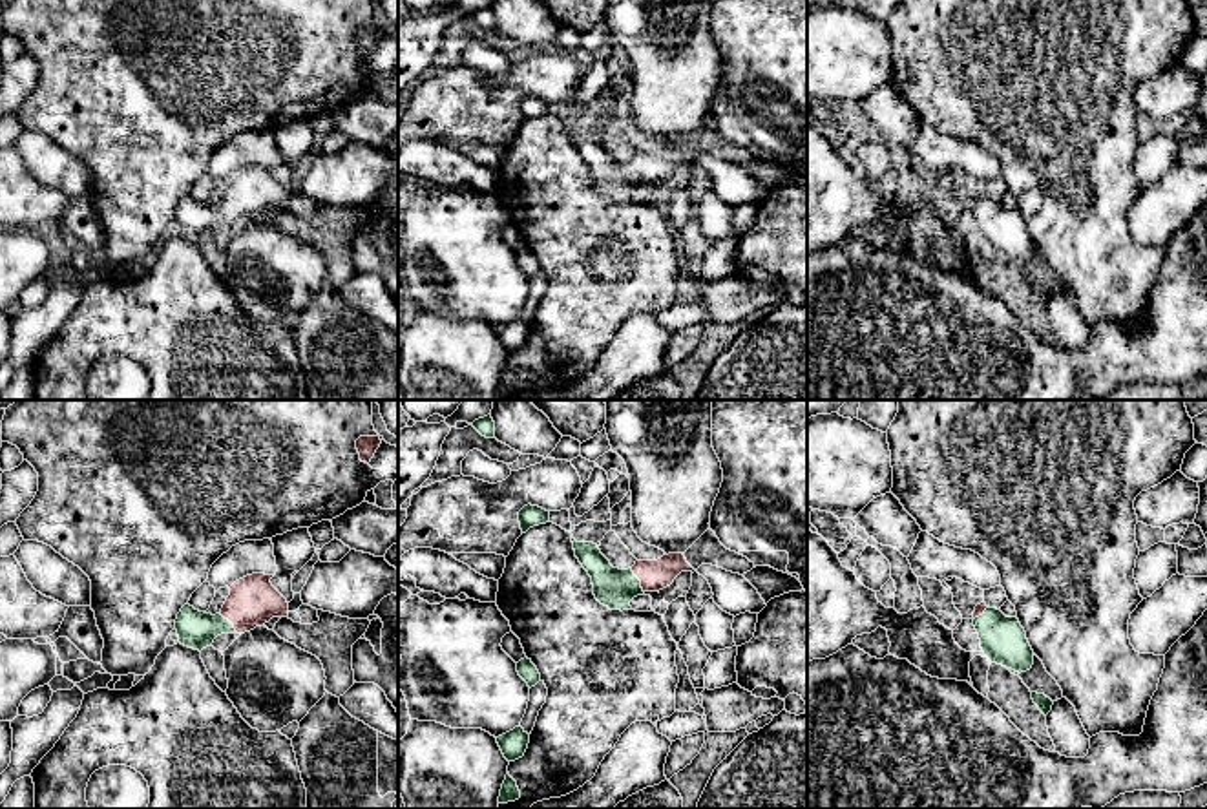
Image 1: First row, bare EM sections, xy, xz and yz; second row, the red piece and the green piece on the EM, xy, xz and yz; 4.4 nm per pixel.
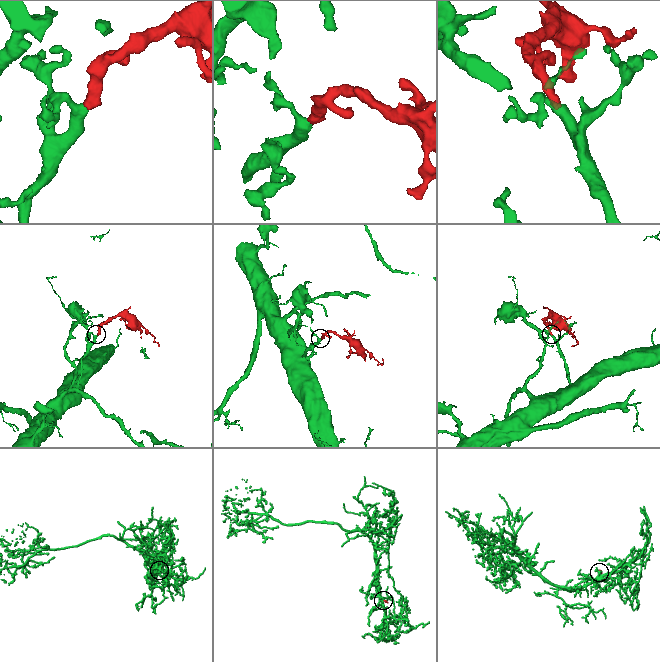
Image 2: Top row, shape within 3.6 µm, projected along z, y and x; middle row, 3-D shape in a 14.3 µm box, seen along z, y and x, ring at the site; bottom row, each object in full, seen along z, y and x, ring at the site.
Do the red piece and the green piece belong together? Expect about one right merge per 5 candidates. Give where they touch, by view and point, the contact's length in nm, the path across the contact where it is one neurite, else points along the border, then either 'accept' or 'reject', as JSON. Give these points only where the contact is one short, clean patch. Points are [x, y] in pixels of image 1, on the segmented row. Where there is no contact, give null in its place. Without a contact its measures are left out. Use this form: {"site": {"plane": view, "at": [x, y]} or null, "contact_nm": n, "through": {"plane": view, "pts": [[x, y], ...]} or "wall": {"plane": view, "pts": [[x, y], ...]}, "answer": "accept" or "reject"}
{"site": {"plane": "xz", "at": [640, 579]}, "contact_nm": 130, "through": {"plane": "xz", "pts": [[654, 576], [640, 579], [612, 587]]}, "answer": "accept"}

